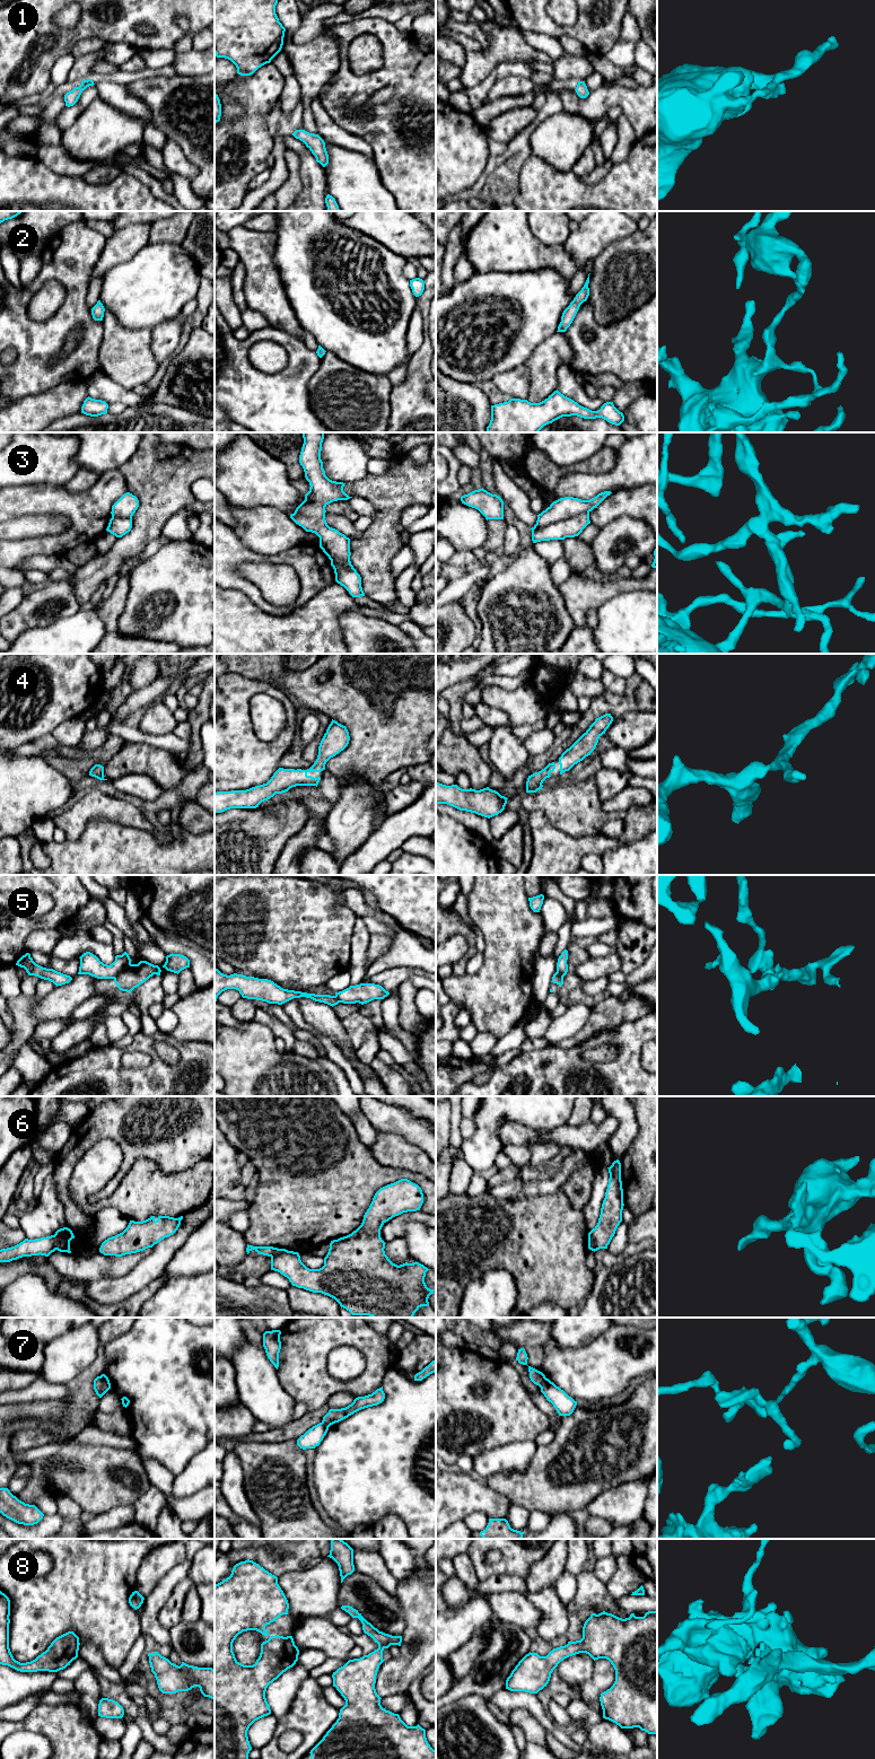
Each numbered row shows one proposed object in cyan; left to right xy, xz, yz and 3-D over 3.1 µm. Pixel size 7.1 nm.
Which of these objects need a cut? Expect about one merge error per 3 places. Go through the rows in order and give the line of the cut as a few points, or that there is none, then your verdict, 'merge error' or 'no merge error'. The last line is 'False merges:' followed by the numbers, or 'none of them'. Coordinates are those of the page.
1: no cut | no merge error
2: yz (570, 304), (576, 300), (579, 306) | merge error
3: yz (588, 512), (534, 527) | merge error
4: no cut | no merge error
5: xy (130, 963), (113, 978) | merge error
6: xy (53, 1235), (57, 1249) | merge error
7: yz (545, 1377), (540, 1386) | merge error
8: no cut | no merge error
False merges: 2, 3, 5, 6, 7

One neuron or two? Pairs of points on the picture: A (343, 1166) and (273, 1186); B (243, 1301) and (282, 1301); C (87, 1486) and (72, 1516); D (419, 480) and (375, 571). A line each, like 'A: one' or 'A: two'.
A: one
B: one
C: two
D: one

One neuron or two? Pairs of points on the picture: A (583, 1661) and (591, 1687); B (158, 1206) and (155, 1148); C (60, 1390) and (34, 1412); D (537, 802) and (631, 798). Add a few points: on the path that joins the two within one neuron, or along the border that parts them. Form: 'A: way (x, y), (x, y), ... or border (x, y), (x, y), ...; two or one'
A: border (594, 1661), (592, 1676), (580, 1686), (580, 1697); two
B: border (130, 1167), (149, 1158), (165, 1173), (182, 1171); two
C: border (61, 1398), (37, 1399), (24, 1402); two
D: border (601, 802), (607, 812), (628, 807); two

